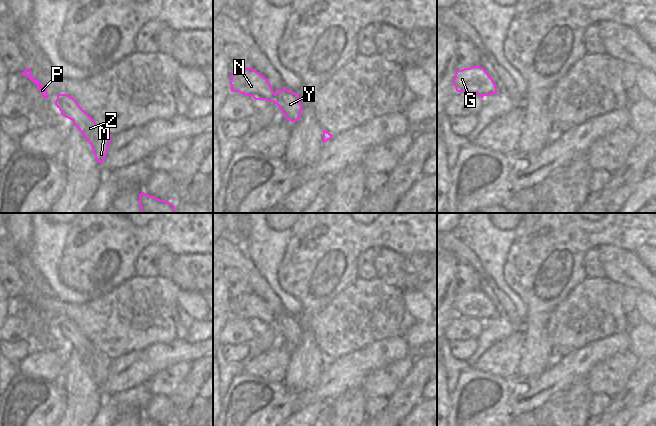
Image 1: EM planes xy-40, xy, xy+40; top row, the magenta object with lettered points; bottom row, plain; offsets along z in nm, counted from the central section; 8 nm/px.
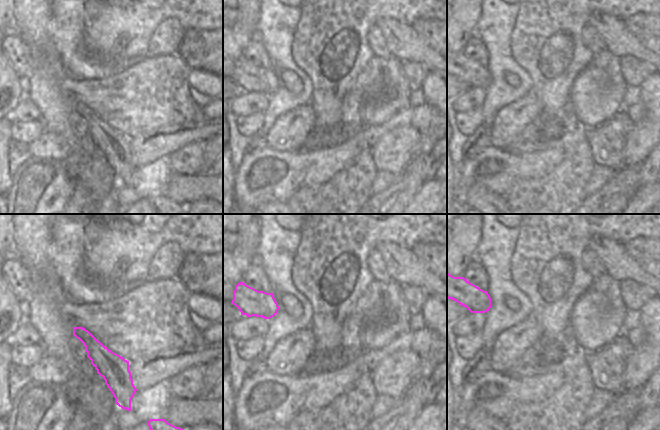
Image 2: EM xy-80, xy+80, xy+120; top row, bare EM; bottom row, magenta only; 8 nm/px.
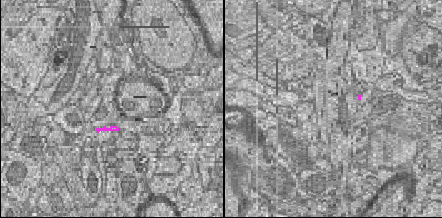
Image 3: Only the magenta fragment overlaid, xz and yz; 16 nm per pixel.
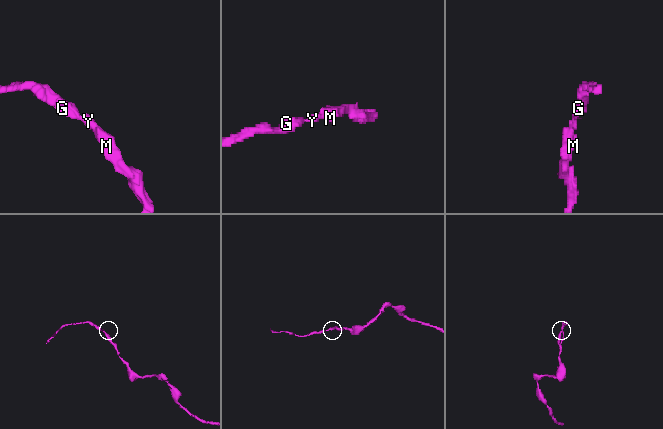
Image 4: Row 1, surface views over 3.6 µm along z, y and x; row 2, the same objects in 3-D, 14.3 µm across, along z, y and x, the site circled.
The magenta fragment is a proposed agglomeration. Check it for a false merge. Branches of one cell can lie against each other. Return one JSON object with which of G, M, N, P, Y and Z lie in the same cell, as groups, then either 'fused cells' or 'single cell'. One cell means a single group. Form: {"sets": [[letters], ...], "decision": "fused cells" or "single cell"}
{"sets": [["G", "M", "N", "P", "Y", "Z"]], "decision": "single cell"}

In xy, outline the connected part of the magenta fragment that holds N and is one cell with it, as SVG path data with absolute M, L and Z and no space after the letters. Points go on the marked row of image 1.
M251 67L231 74L230 85L231 92L252 96L255 100L274 102L291 122L295 123L301 117L303 107L299 94L285 87L275 93L267 78Z

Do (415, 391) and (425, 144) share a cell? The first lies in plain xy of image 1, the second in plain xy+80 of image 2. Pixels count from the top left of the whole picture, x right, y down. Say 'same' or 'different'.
different

